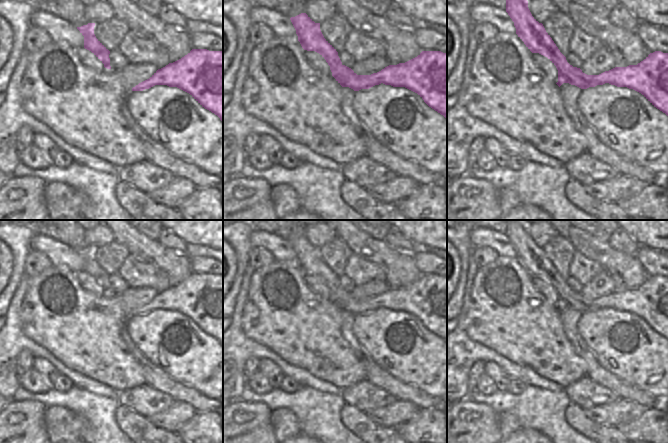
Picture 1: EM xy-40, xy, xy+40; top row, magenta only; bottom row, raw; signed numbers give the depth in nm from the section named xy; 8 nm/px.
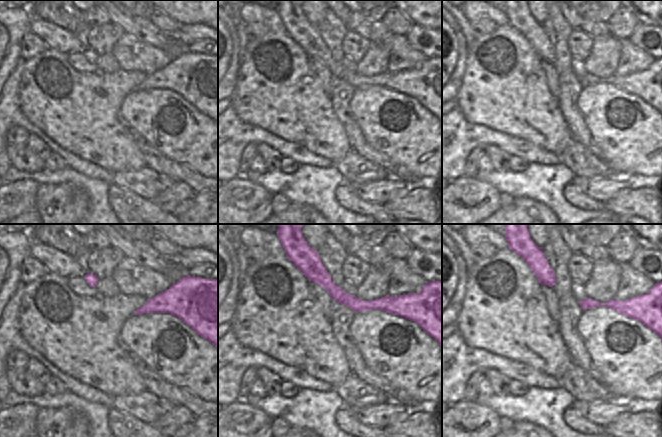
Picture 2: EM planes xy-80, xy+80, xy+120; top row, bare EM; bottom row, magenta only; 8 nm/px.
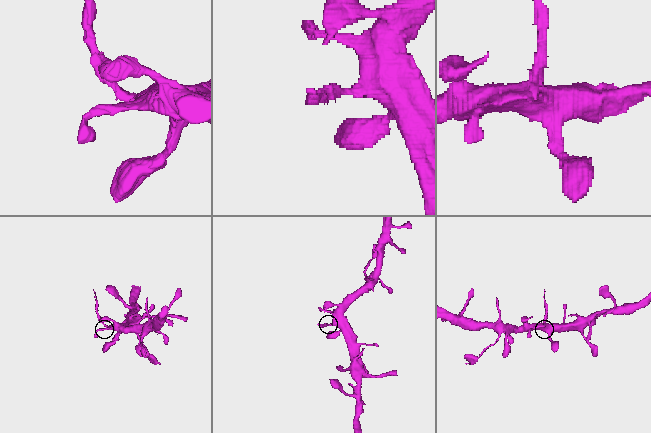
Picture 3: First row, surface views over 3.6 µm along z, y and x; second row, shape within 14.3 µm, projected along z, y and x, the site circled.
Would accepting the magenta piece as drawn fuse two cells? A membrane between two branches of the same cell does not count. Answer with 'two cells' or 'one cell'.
two cells

